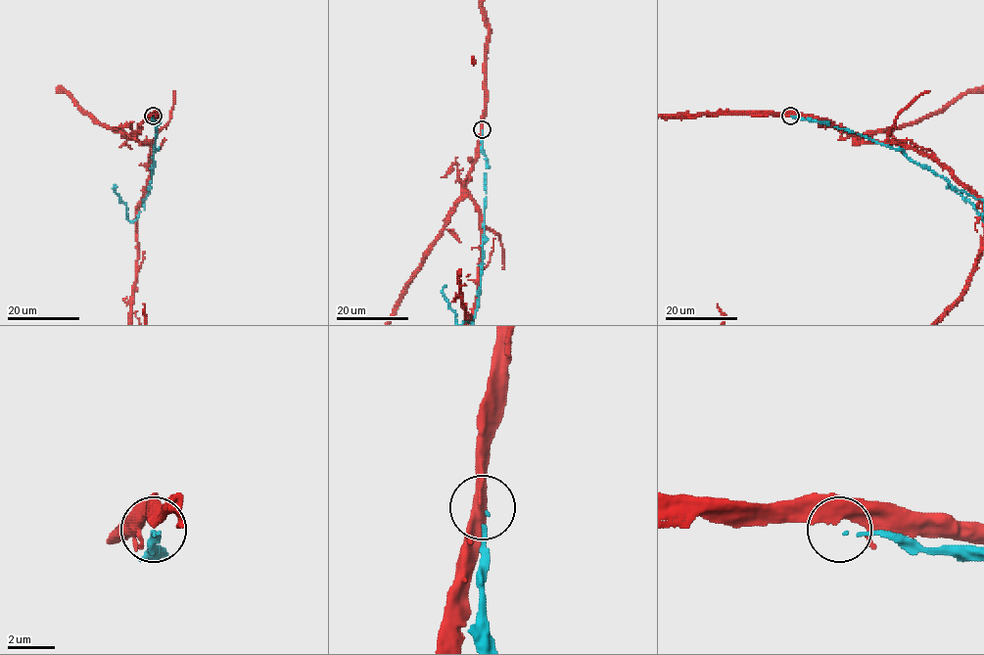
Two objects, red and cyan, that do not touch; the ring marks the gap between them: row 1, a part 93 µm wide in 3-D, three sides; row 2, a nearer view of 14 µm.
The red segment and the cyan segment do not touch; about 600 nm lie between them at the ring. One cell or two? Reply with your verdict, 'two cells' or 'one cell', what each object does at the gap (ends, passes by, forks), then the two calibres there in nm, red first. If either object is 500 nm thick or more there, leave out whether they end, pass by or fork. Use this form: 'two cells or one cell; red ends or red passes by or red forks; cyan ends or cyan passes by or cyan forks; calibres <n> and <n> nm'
two cells; red passes by; cyan ends; calibres 420 and 110 nm

